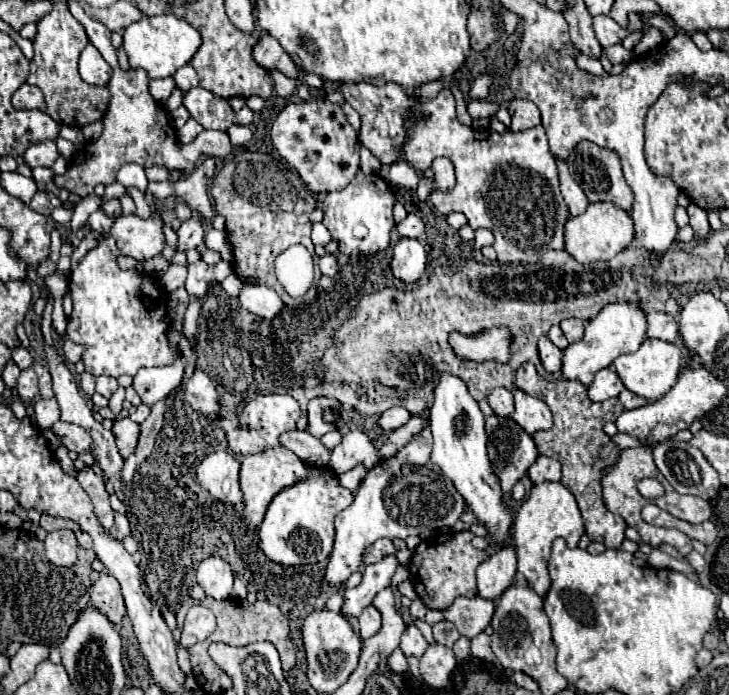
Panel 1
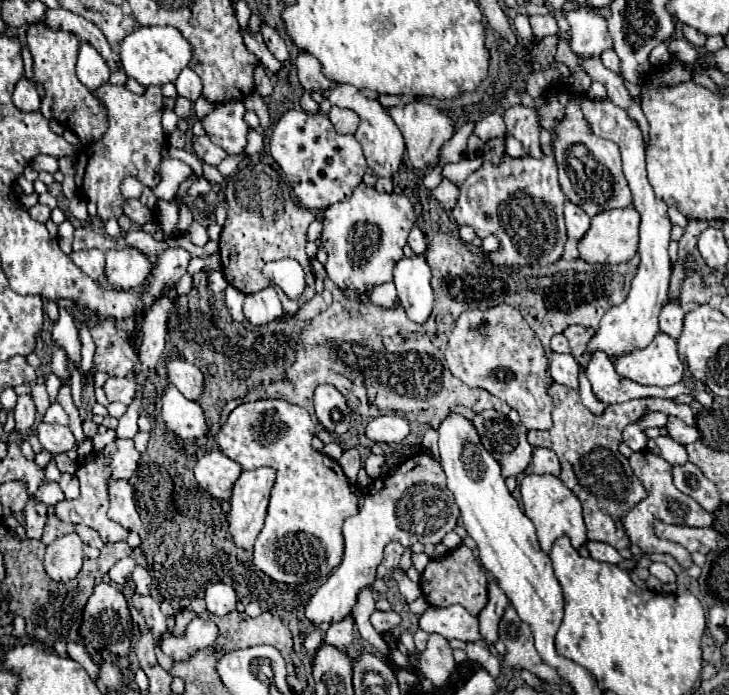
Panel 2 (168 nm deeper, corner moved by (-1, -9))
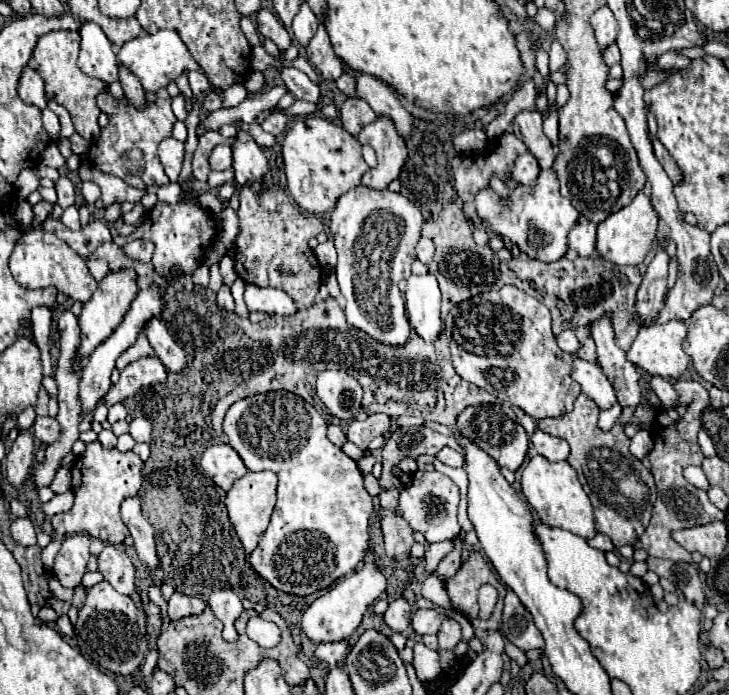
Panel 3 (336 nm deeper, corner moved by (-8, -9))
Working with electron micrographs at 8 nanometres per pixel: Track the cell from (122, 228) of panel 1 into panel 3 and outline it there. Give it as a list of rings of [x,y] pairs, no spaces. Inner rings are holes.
[[[121,268],[117,272],[109,272],[97,286],[97,292],[93,294],[93,300],[89,300],[89,304],[83,306],[83,312],[79,316],[79,326],[81,326],[81,352],[77,352],[77,356],[85,358],[89,356],[97,344],[101,344],[123,320],[123,316],[129,310],[129,304],[133,302],[133,298],[137,296],[139,288],[137,288],[137,272],[135,268]]]

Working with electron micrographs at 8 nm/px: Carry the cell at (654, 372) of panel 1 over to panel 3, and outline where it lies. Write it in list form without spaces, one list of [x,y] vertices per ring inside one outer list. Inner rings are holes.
[[[671,320],[667,324],[651,324],[649,328],[641,328],[633,346],[627,352],[627,360],[651,376],[679,380],[689,366],[689,356],[681,348],[685,340],[685,332],[687,332],[685,324],[681,324],[679,320]]]

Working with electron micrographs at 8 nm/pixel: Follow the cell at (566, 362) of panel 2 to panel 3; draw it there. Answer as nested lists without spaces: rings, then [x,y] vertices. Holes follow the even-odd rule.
[[[575,356],[573,358],[571,378],[575,382],[579,382],[581,390],[589,398],[593,398],[599,408],[611,408],[617,402],[615,392],[613,392],[613,386],[609,384],[609,380],[605,378],[605,374],[601,372],[601,368],[597,364],[587,362],[587,360]]]

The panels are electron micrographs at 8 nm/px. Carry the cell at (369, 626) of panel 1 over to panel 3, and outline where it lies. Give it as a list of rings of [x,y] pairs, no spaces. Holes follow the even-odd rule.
[[[393,600],[385,612],[385,624],[395,632],[405,632],[411,626],[411,606],[407,600]]]

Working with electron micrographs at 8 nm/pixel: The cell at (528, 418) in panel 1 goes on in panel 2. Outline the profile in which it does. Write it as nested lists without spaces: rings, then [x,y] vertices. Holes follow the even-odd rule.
[[[498,304],[498,306],[486,308],[486,310],[476,308],[476,310],[462,312],[462,316],[458,316],[458,320],[448,336],[448,346],[446,346],[444,358],[448,362],[452,376],[456,376],[458,380],[462,380],[464,384],[468,384],[472,388],[482,388],[482,390],[490,392],[492,396],[498,396],[500,400],[504,400],[510,408],[514,408],[520,414],[522,424],[528,430],[548,430],[552,426],[554,404],[548,394],[548,386],[552,384],[552,378],[546,374],[548,358],[544,354],[540,338],[530,328],[530,324],[526,322],[526,318],[522,316],[522,312],[518,308],[510,308],[510,304]]]

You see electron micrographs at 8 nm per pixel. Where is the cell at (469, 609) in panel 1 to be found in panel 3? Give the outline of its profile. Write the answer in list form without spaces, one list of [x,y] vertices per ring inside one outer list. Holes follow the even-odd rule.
[[[417,610],[413,614],[413,618],[411,618],[411,626],[413,626],[413,630],[419,636],[423,636],[423,634],[437,634],[445,618],[447,616],[441,616],[435,610]]]

